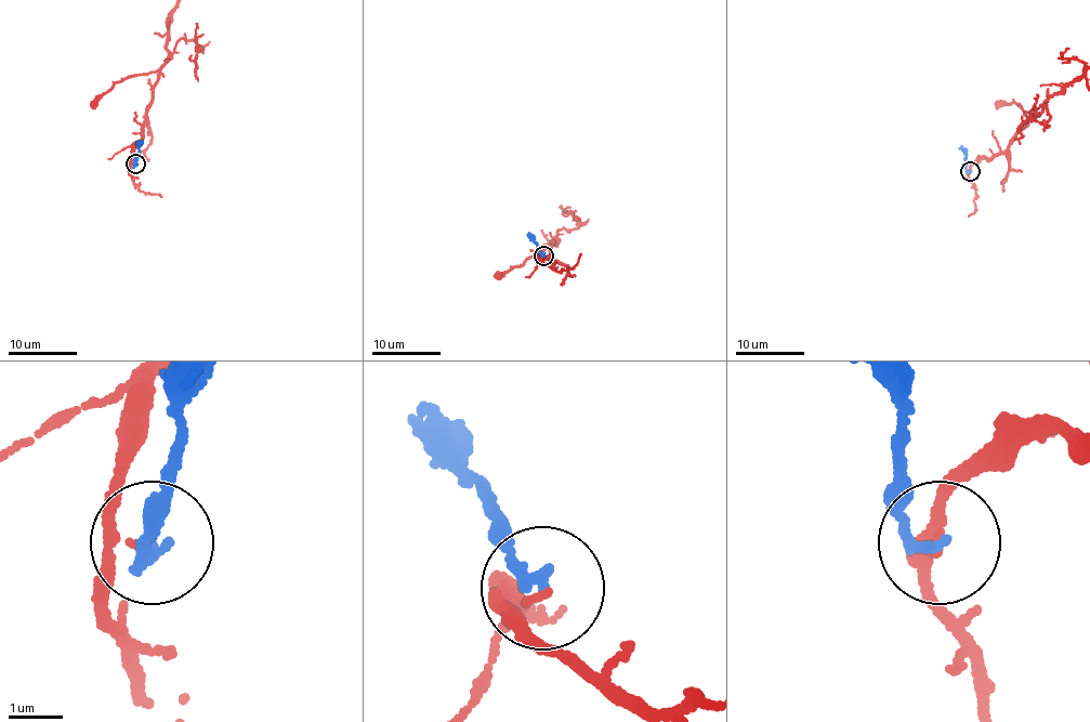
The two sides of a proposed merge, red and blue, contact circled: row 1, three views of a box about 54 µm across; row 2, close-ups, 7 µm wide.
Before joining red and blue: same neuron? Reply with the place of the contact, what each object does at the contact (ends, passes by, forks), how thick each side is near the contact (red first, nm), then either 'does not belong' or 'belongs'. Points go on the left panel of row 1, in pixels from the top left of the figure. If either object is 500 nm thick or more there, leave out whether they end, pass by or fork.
at (135, 163); red passes by; blue ends there; 110 nm thick on the red side, 200 nm on the other; does not belong

